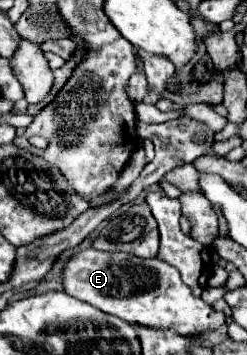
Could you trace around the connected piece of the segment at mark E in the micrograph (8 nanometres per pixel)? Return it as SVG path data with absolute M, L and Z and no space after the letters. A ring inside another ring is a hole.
M97 248L75 254L63 270L65 292L129 324L175 330L181 336L201 336L225 324L225 314L193 296L179 272L159 258L137 258L127 252L103 252Z

